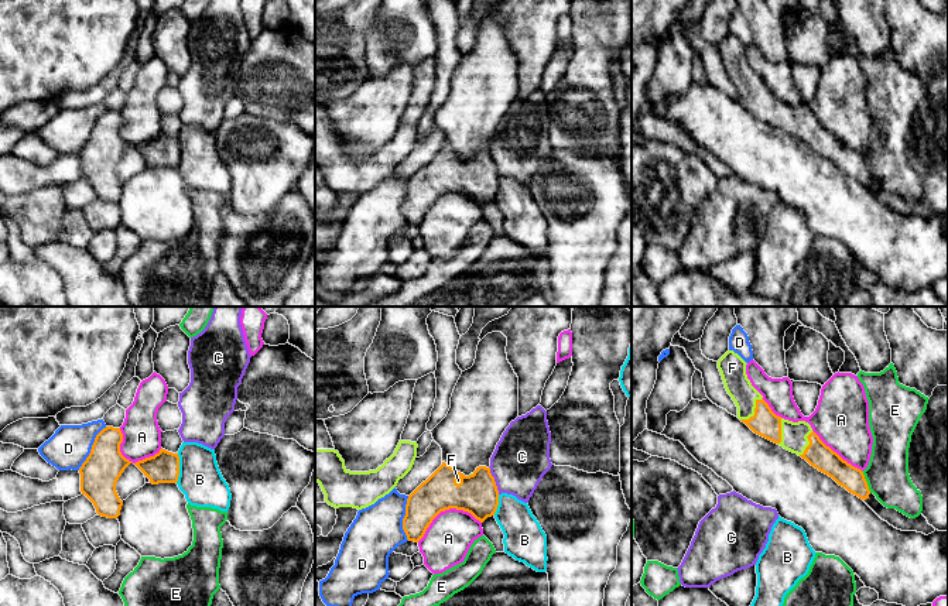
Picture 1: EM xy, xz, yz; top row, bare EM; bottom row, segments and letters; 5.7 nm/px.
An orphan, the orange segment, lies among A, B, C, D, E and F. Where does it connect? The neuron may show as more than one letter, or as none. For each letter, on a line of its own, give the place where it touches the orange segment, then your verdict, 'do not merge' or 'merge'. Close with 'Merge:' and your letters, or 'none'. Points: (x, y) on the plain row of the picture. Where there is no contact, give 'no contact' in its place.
A: meets orange in xz at (445, 192); do not merge
B: meets orange in xy at (178, 151); do not merge
C: meets orange in xz at (493, 164); do not merge
D: meets orange in xy at (92, 132); do not merge
E: meets orange in yz at (866, 165); do not merge
F: meets orange in yz at (755, 95); merge
Merge: F

